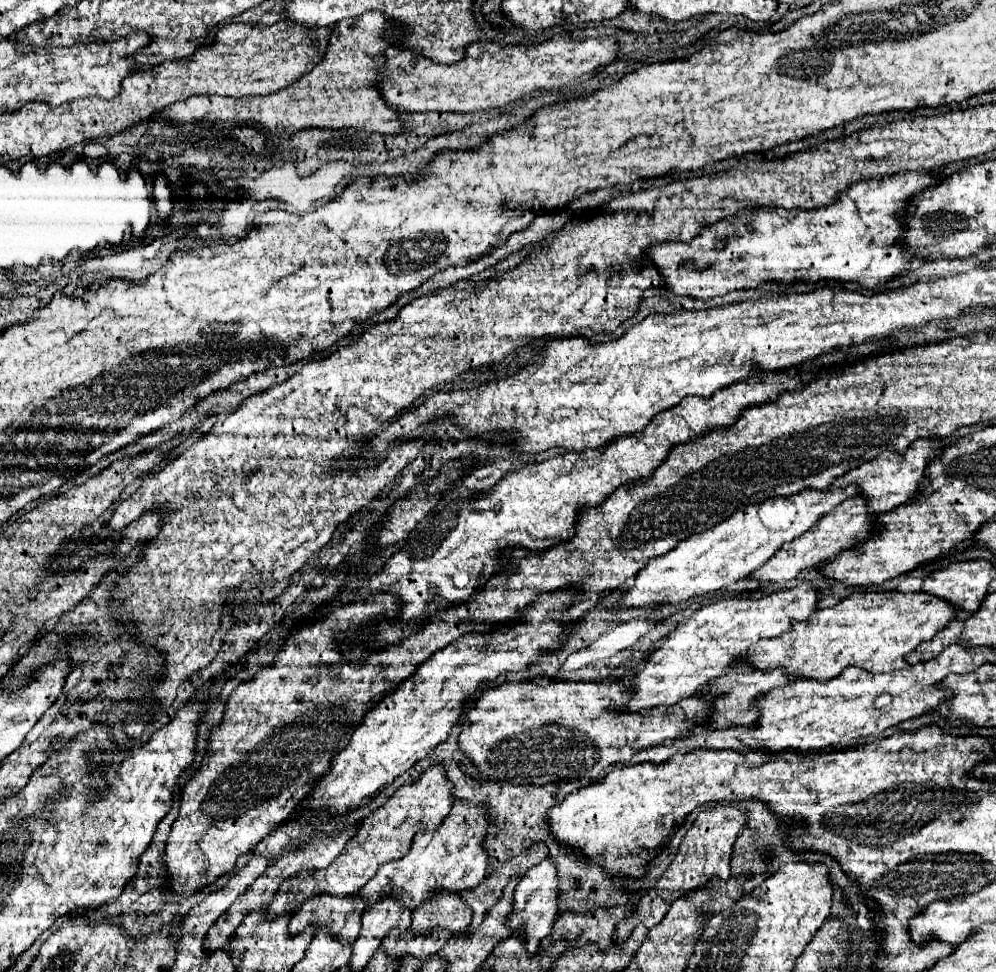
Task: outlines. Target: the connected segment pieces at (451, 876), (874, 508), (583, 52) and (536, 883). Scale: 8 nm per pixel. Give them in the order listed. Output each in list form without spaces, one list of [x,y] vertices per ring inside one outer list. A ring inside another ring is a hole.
[[[456,802],[438,830],[418,832],[412,838],[412,848],[404,858],[382,864],[376,876],[358,890],[358,898],[364,900],[364,910],[370,910],[378,900],[386,896],[394,898],[400,906],[414,912],[422,902],[428,902],[438,890],[460,894],[464,890],[476,888],[484,880],[488,866],[488,856],[484,856],[482,848],[486,830],[488,820],[484,816],[482,806]]]
[[[916,440],[904,454],[880,452],[870,462],[842,474],[838,480],[832,482],[832,486],[828,486],[828,490],[846,488],[846,486],[854,484],[858,488],[858,494],[868,502],[868,512],[872,512],[872,514],[888,512],[888,510],[908,502],[916,494],[916,484],[920,484],[920,480],[924,480],[926,464],[934,456],[940,456],[942,450],[944,450],[944,446],[938,444],[938,440]]]
[[[556,36],[542,44],[504,46],[500,52],[482,48],[482,44],[484,42],[470,44],[466,58],[456,64],[438,64],[410,48],[388,48],[380,82],[384,100],[404,112],[474,112],[500,108],[538,88],[562,86],[583,74],[592,74],[618,56],[618,42],[614,36],[586,40]]]
[[[544,858],[542,864],[536,864],[534,868],[530,868],[522,878],[520,884],[514,888],[514,906],[512,912],[508,914],[508,922],[506,926],[514,932],[514,934],[522,934],[526,940],[526,952],[528,954],[536,954],[538,944],[542,938],[546,938],[552,932],[552,924],[558,916],[558,876],[556,876],[556,868],[552,858]]]

